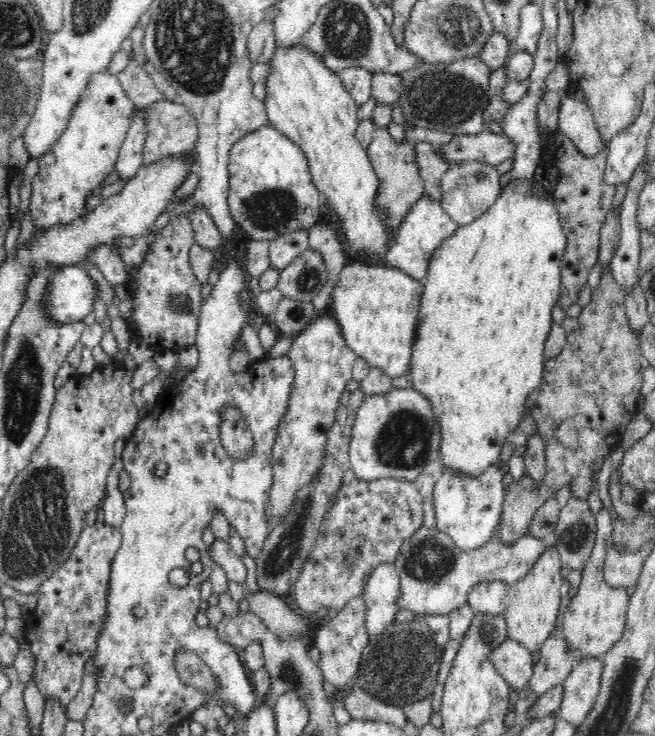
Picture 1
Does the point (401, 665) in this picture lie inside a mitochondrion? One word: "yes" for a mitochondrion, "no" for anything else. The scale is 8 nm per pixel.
yes

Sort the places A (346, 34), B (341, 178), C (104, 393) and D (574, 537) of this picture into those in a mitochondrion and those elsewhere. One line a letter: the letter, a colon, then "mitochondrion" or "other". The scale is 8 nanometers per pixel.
A: mitochondrion
B: other
C: other
D: mitochondrion

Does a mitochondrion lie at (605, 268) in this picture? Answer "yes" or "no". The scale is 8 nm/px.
no

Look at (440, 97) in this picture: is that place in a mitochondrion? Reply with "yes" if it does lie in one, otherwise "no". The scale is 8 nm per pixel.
yes

